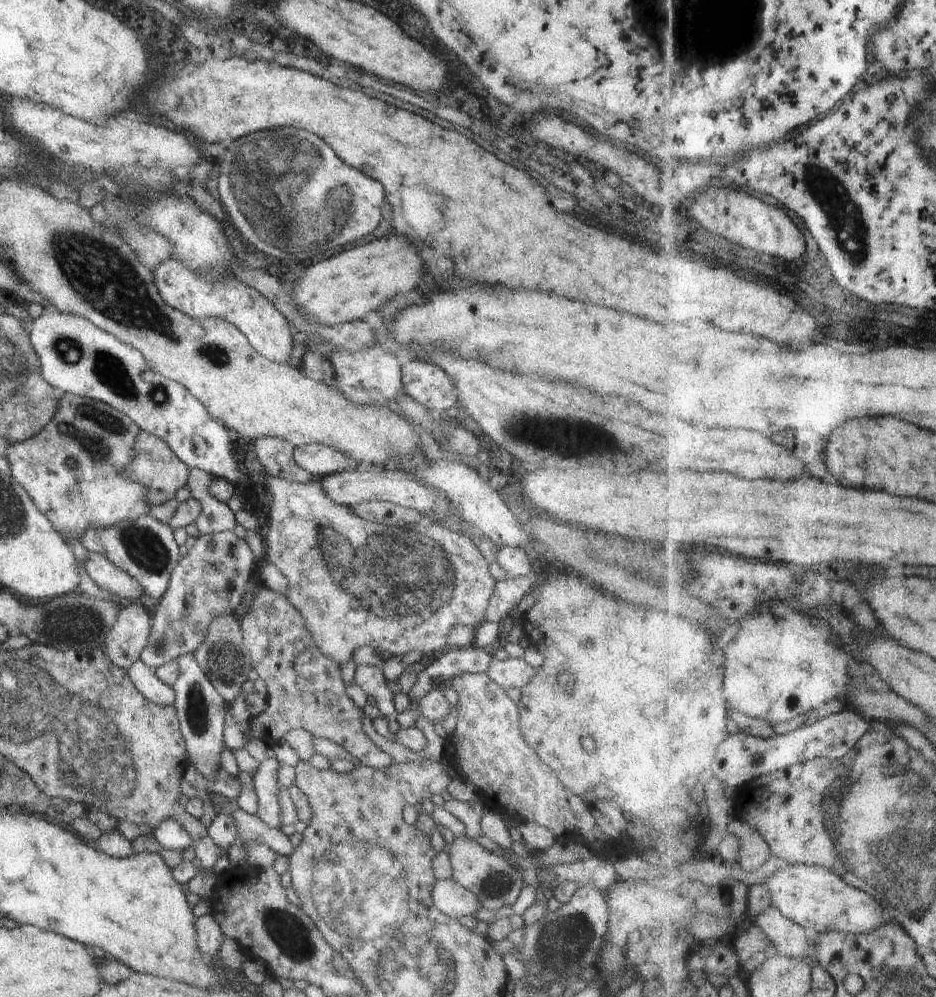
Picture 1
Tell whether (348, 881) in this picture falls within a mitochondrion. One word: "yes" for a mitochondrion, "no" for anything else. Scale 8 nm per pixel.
yes

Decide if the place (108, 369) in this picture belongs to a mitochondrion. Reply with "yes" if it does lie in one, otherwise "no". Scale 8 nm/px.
yes

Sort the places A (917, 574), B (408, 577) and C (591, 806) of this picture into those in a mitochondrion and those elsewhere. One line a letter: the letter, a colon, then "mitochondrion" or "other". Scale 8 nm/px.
A: other
B: mitochondrion
C: other

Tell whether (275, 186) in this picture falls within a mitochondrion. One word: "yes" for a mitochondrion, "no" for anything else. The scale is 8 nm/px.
yes

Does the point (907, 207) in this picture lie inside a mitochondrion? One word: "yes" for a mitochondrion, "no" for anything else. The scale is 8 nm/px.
no

